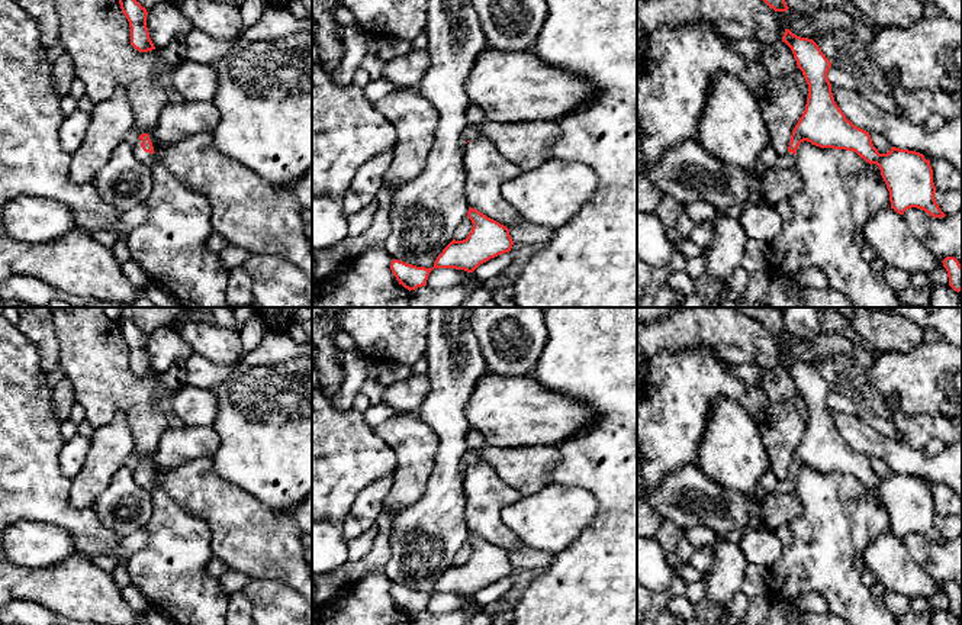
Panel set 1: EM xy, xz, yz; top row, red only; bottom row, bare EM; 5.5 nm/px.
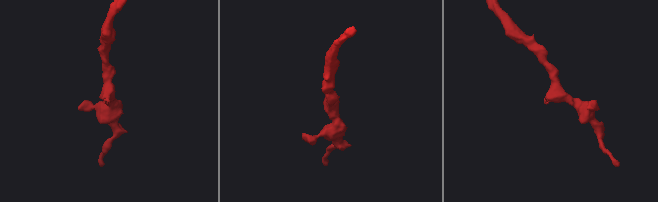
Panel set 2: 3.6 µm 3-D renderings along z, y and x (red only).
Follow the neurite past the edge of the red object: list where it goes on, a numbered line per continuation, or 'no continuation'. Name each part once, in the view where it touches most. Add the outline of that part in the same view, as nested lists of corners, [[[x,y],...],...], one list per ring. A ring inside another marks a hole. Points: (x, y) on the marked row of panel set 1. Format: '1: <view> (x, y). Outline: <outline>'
1: xy (147, 158). Outline: [[[135,139],[133,142],[133,152],[136,155],[136,158],[144,162],[147,167],[152,167],[154,165],[154,154],[145,152],[141,146],[142,141],[141,139]]]

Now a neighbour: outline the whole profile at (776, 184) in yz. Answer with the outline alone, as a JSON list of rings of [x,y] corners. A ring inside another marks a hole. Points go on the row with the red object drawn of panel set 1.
[[[778,164],[766,170],[759,181],[757,203],[775,206],[788,200],[802,189],[798,171],[794,167],[779,167]]]

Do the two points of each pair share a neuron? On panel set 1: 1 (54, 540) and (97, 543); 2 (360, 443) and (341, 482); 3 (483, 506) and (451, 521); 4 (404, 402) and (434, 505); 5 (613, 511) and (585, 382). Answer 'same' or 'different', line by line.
1: different
2: same
3: different
4: different
5: same

